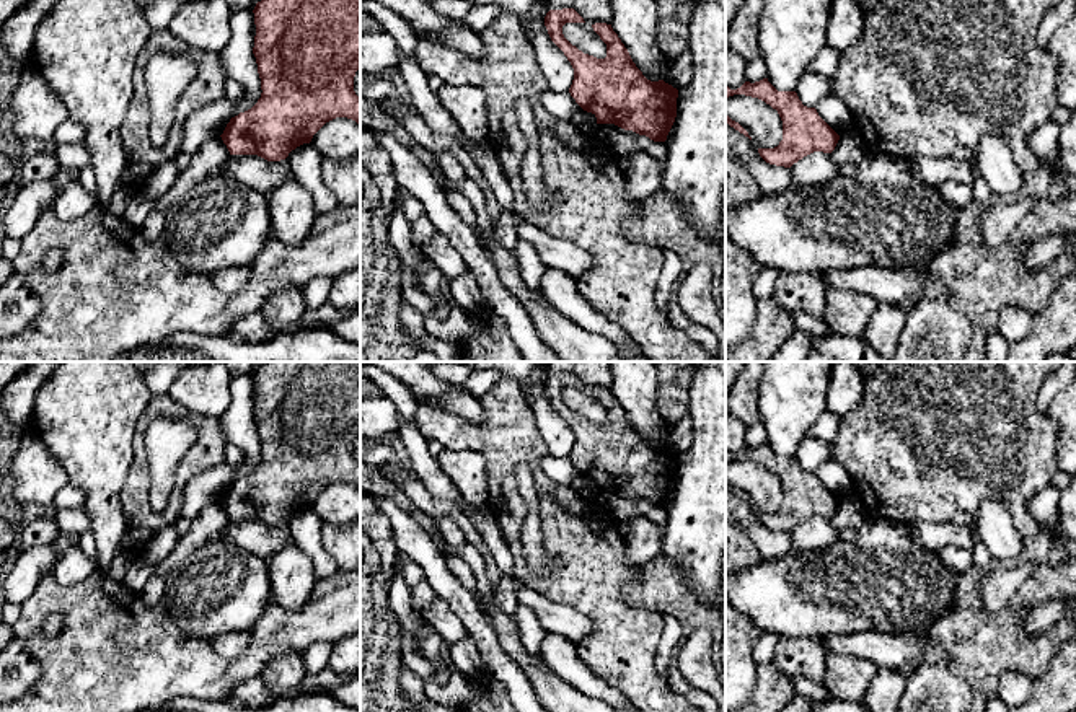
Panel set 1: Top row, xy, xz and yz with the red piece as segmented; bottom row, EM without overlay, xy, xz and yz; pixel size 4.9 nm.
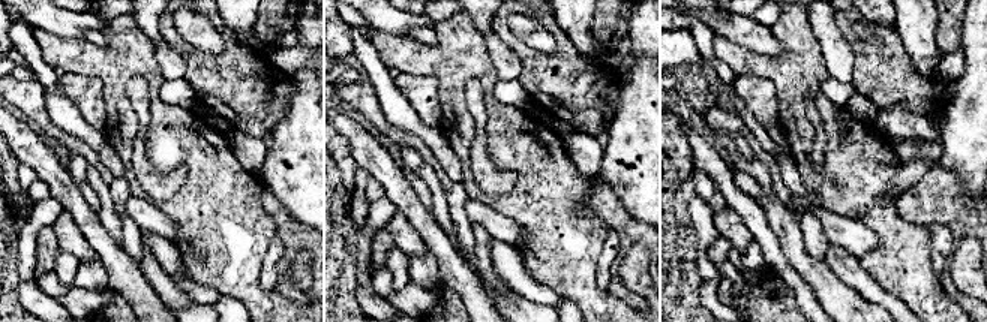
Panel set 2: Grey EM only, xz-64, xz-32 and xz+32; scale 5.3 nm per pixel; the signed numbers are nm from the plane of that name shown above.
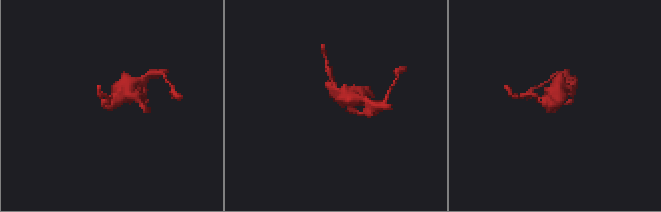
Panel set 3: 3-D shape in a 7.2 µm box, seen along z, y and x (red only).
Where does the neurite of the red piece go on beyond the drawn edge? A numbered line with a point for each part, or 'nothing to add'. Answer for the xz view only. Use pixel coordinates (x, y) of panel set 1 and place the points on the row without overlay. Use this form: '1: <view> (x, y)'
nothing to add

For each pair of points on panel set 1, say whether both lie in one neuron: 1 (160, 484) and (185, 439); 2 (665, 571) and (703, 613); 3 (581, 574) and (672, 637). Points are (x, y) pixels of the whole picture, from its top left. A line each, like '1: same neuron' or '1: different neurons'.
1: same neuron
2: same neuron
3: different neurons

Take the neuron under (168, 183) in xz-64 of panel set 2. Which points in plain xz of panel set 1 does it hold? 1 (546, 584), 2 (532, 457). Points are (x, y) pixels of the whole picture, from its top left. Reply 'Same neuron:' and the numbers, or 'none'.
Same neuron: none

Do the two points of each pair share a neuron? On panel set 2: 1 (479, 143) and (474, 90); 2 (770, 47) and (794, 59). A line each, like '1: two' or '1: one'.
1: one
2: two

